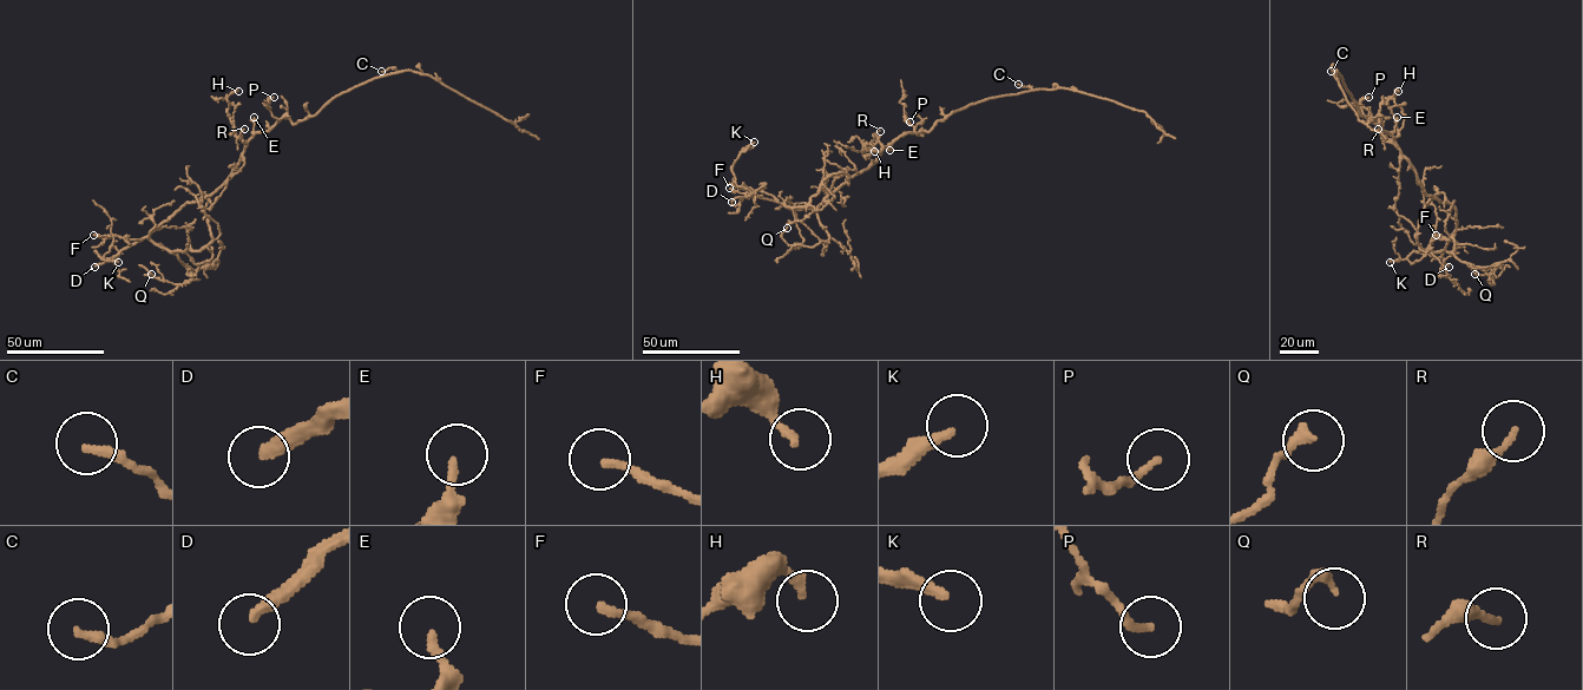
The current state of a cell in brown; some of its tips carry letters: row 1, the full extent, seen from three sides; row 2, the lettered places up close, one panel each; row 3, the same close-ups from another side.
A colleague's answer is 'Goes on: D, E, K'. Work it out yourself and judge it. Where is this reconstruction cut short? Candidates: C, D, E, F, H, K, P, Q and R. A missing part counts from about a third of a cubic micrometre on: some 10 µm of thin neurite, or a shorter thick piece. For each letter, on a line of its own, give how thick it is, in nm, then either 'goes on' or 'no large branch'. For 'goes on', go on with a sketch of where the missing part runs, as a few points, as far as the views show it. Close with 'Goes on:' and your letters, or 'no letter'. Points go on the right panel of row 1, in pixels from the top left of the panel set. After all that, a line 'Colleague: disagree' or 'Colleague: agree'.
C: 240 nm thick; no large branch
D: 320 nm thick; goes on
E: 200 nm thick; goes on; missing branch runs (1397, 117), (1398, 111), (1386, 110), (1390, 103)
F: 200 nm thick; no large branch
H: 200 nm thick; no large branch
K: 260 nm thick; goes on
P: 180 nm thick; no large branch
Q: 260 nm thick; no large branch
R: 220 nm thick; no large branch
Goes on: D, E, K
Colleague: agree

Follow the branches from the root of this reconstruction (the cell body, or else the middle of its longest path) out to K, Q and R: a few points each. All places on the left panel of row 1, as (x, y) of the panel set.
K: (255, 135), (230, 176), (211, 194), (186, 203), (112, 258), (103, 258), (96, 251), (103, 260), (118, 262)
Q: (255, 135), (221, 185), (149, 237), (191, 278), (178, 284), (151, 274)
R: (255, 135), (243, 142), (240, 133), (244, 129)

